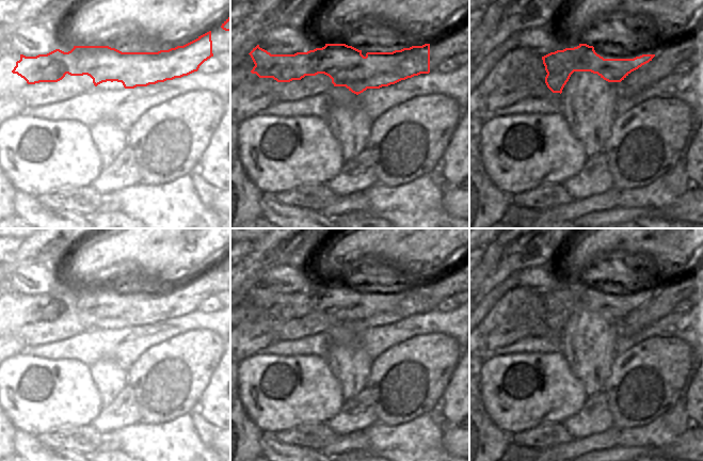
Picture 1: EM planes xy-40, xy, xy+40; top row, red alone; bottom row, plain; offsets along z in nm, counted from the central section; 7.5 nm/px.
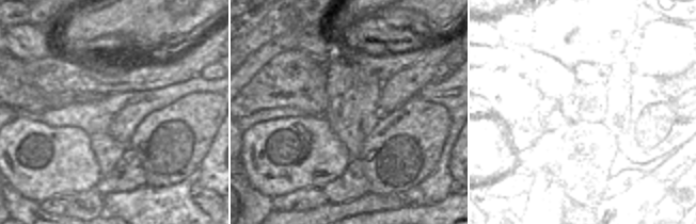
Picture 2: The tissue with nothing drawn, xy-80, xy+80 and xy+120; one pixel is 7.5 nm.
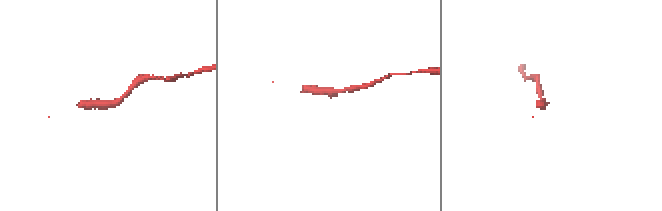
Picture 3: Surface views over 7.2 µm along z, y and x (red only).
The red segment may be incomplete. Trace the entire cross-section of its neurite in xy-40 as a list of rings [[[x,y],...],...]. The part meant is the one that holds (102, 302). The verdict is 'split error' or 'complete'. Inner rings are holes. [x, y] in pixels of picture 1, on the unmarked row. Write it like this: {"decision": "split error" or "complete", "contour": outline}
{"decision": "complete", "contour": [[[209,270],[183,285],[158,291],[122,291],[109,285],[74,285],[68,291],[55,288],[36,296],[20,293],[20,299],[16,301],[12,312],[23,317],[28,323],[58,321],[68,313],[87,314],[93,318],[95,325],[107,320],[117,320],[122,321],[125,328],[134,328],[188,315],[197,311],[199,305],[211,296],[213,292],[211,270]]]}

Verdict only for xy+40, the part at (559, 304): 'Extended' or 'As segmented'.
As segmented

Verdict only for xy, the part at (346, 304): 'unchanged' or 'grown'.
unchanged

